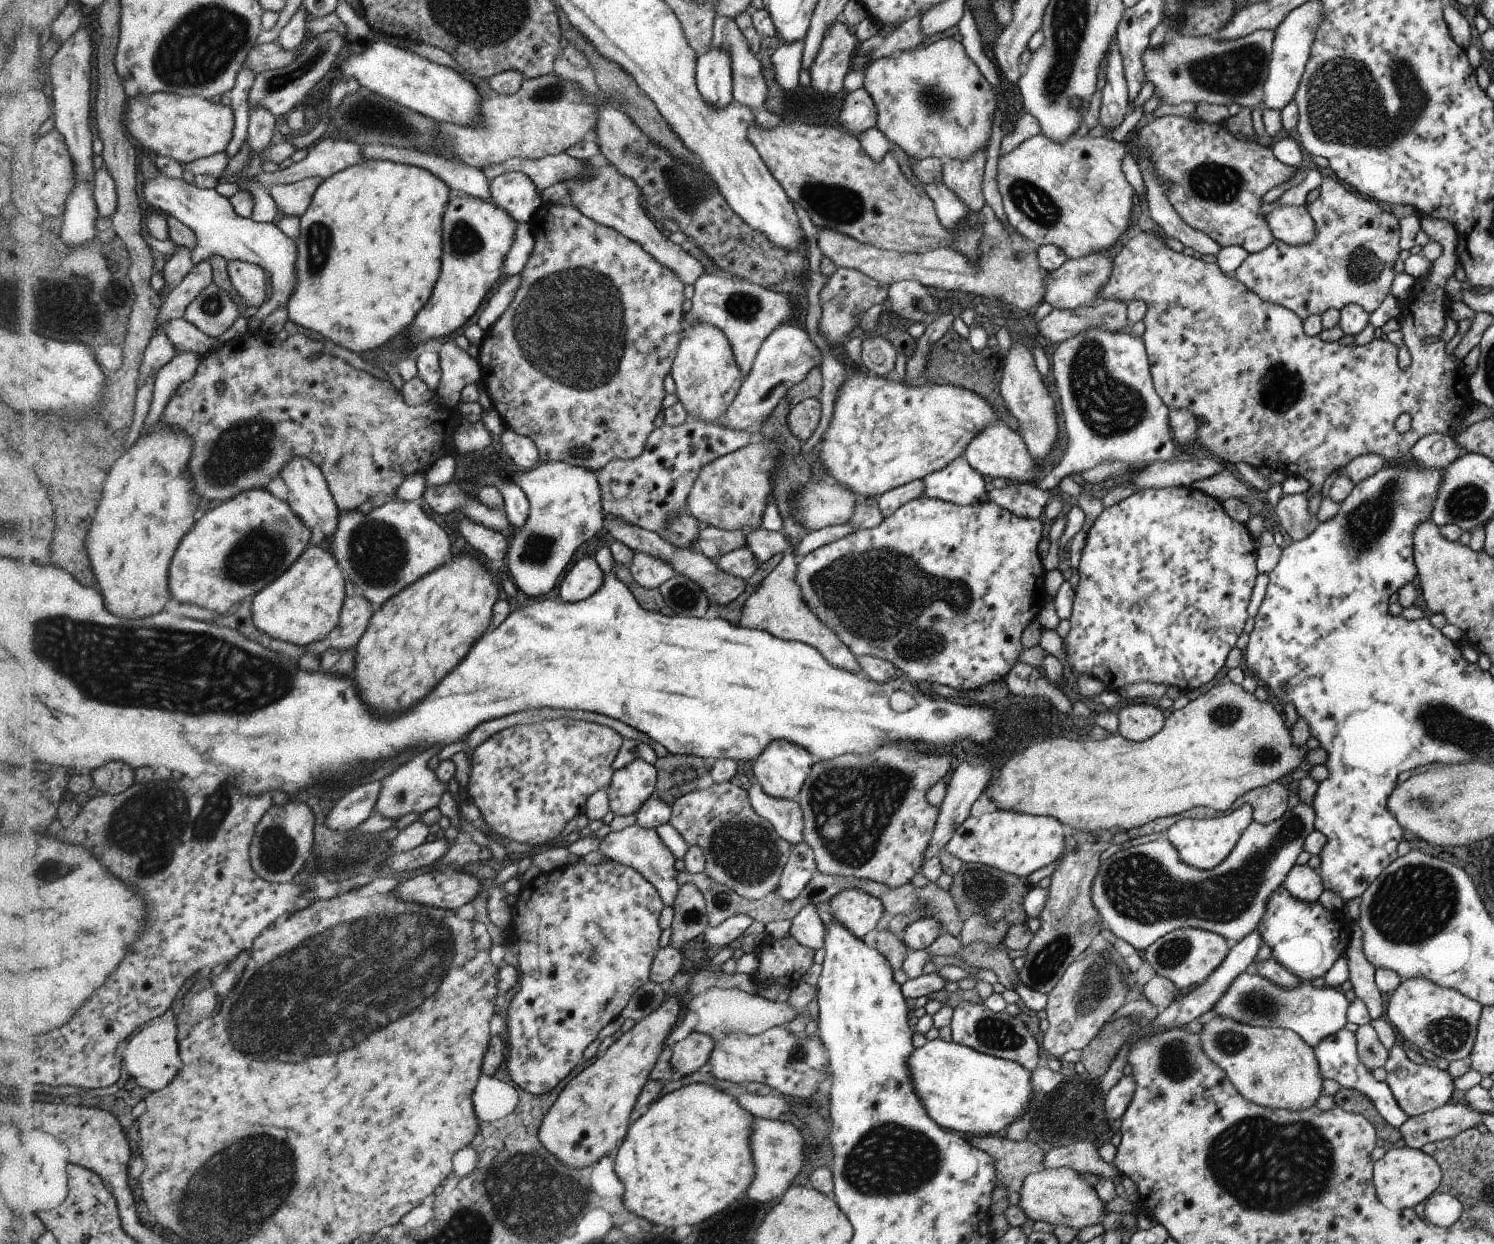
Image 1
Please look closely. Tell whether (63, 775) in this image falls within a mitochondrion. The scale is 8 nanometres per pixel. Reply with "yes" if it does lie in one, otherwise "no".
no

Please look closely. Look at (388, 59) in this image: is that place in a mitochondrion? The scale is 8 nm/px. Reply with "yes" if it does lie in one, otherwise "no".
no

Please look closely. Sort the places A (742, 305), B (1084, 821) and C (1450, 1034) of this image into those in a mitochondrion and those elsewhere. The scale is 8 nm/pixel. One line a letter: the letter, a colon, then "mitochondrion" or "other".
A: mitochondrion
B: other
C: mitochondrion

